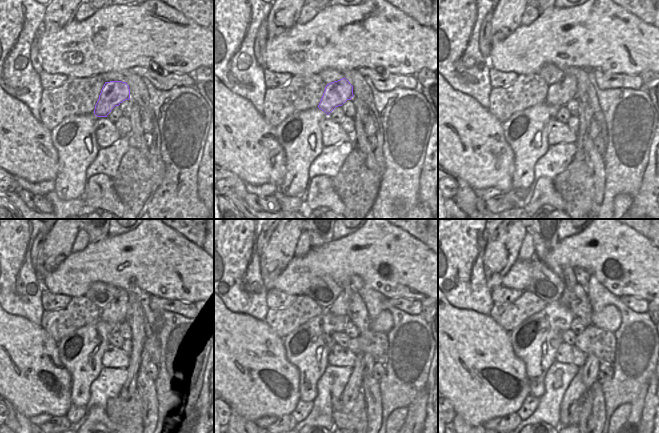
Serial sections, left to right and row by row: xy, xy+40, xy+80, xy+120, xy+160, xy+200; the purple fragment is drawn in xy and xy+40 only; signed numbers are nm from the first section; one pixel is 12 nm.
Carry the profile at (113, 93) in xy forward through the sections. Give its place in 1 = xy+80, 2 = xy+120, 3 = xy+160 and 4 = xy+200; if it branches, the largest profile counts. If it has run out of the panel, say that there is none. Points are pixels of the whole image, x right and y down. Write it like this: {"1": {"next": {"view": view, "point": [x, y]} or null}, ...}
{"1": {"next": {"view": "xy+80", "point": [560, 93]}}, "2": {"next": {"view": "xy+120", "point": [114, 313]}}, "3": {"next": {"view": "xy+160", "point": [340, 306]}}, "4": {"next": {"view": "xy+200", "point": [569, 280]}}}

